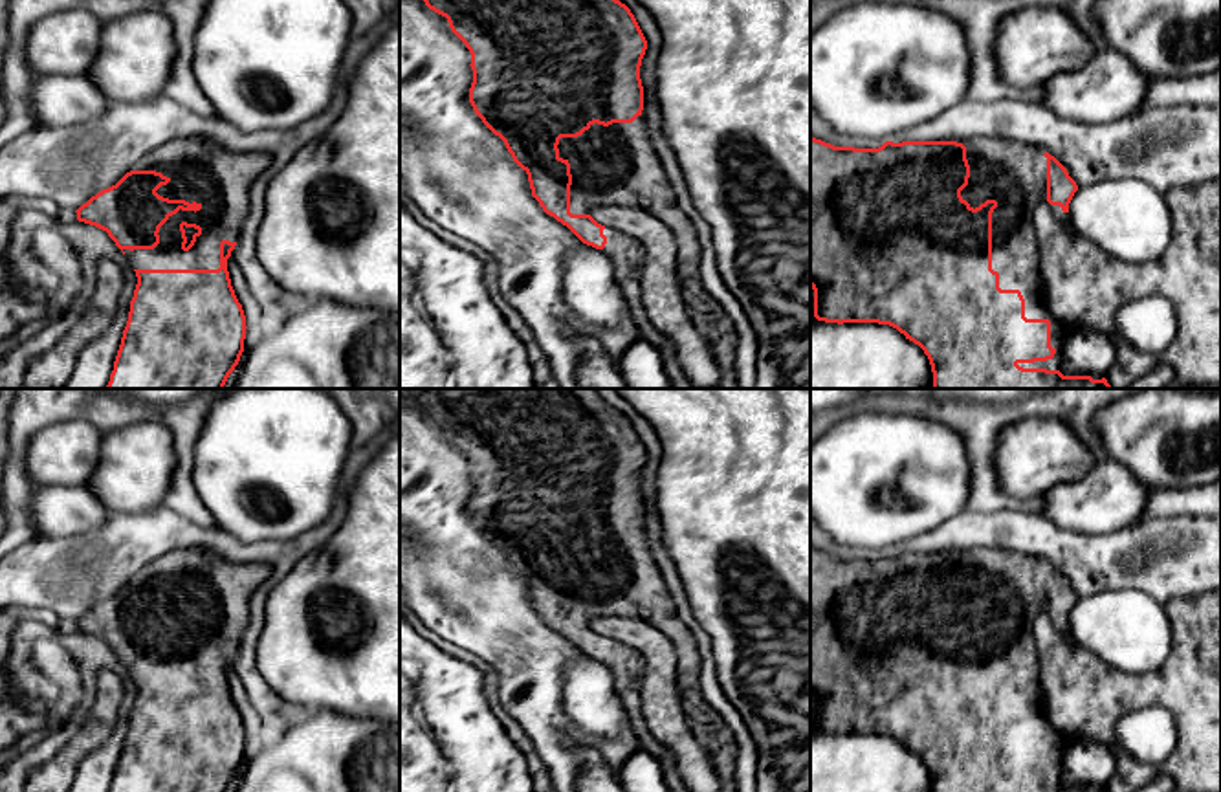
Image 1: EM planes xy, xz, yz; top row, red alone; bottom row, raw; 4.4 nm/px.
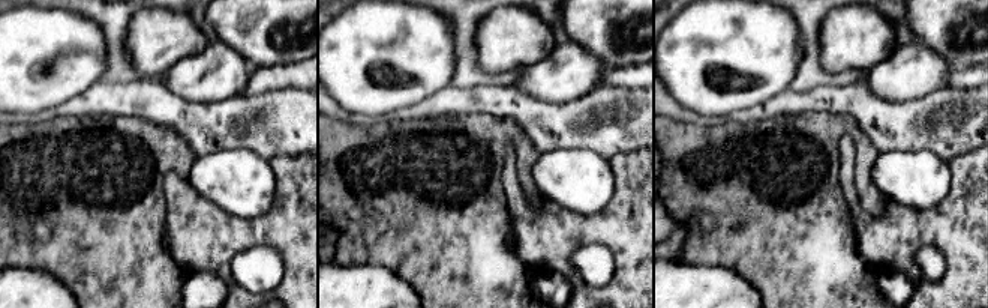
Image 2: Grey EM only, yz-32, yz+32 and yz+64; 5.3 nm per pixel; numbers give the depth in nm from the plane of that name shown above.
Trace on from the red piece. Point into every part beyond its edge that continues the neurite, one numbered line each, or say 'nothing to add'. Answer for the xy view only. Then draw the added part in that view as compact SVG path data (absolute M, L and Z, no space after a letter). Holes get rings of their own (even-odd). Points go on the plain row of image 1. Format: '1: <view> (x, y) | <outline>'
1: xy (200, 582) | M176 548L170 550L141 570L130 581L156 581L170 592L161 596L156 603L169 610L196 612L200 622L178 622L160 638L160 654L154 660L123 660L126 671L134 680L218 680L220 678L220 653L238 653L249 622L249 598L258 585L273 572L262 563L231 563L207 548ZM180 634L196 634L202 645L196 647L189 662L182 660Z

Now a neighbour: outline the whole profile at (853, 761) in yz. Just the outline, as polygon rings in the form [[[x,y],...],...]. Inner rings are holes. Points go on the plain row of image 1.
[[[810,726],[810,792],[933,792],[933,783],[924,761],[889,735],[838,735]]]

